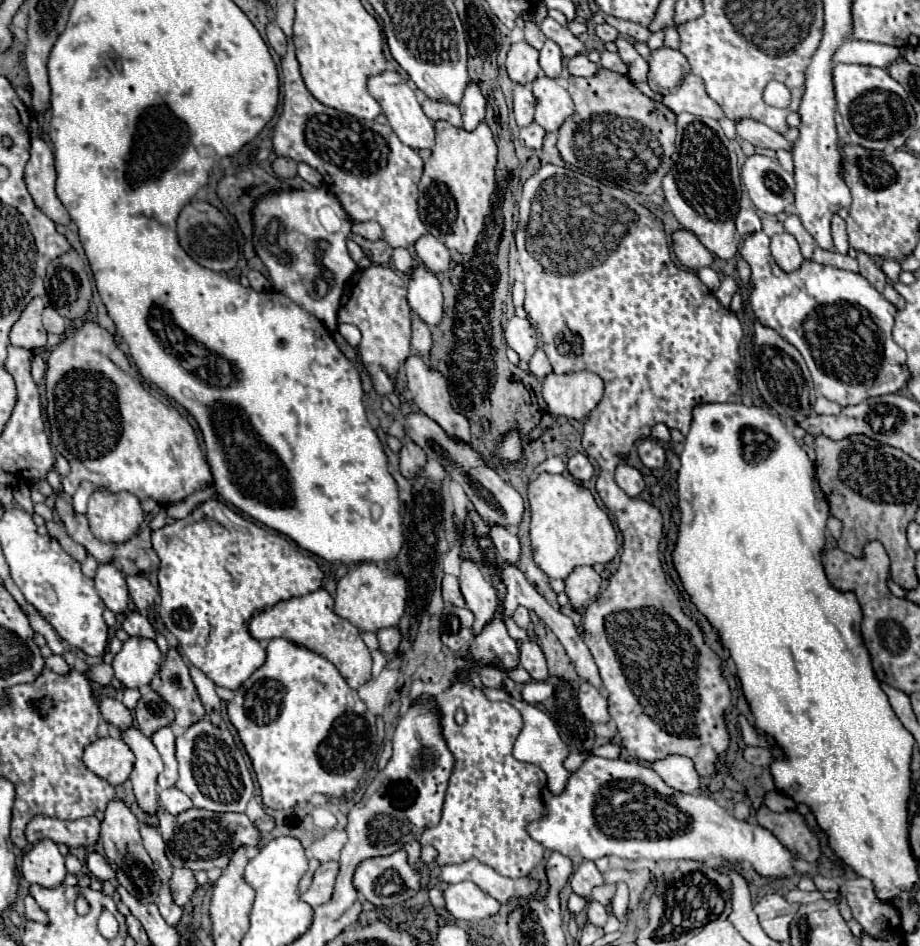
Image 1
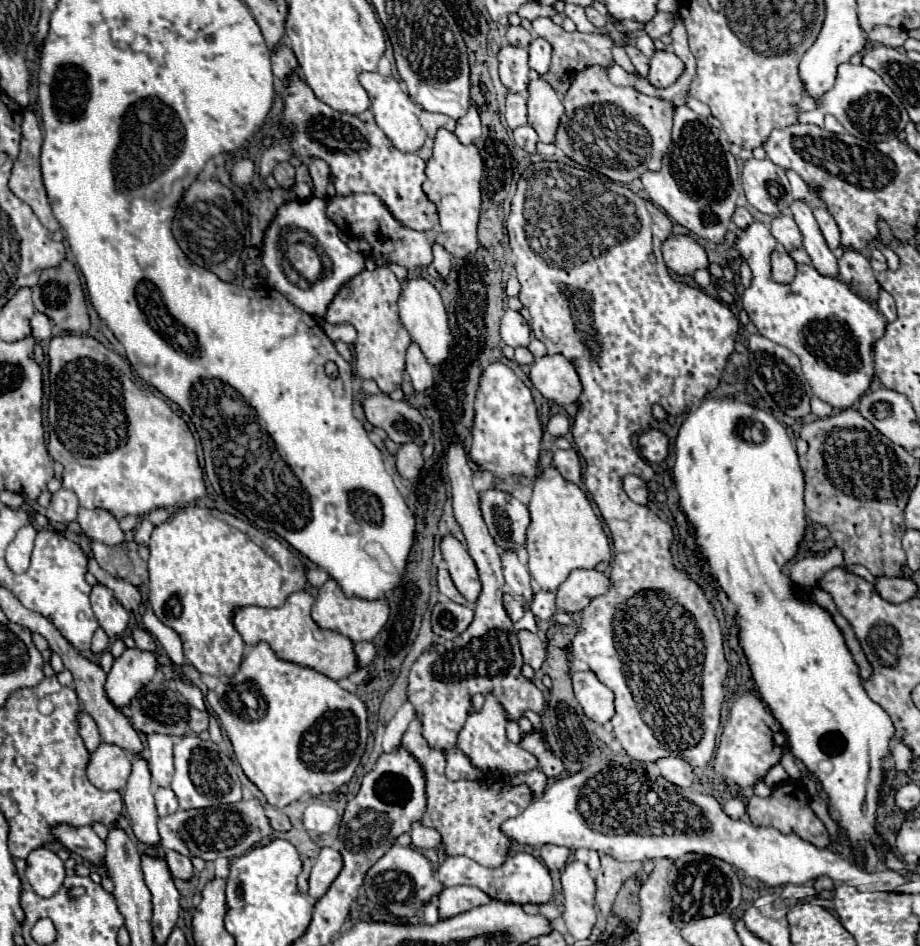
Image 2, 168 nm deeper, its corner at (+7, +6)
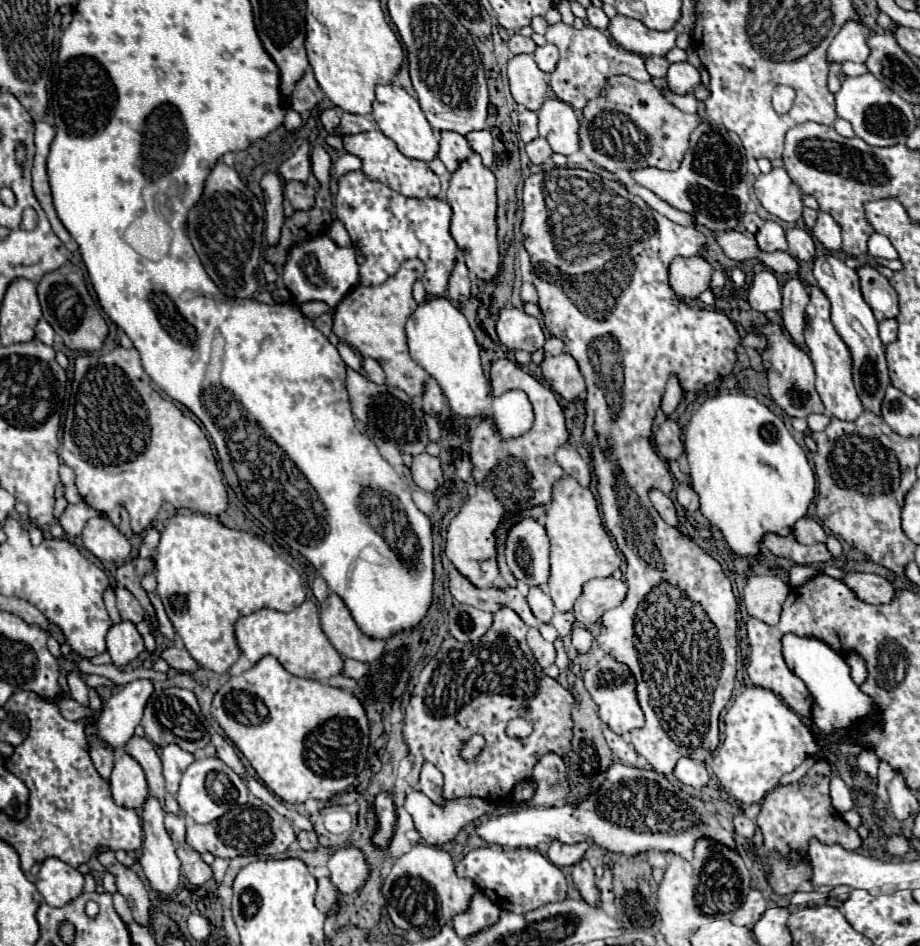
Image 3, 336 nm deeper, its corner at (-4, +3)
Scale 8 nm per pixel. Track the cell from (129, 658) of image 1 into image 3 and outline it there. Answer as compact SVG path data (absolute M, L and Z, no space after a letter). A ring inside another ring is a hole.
M149 679L131 681L119 693L115 693L101 711L97 739L109 745L113 751L125 749L143 717L143 709L151 693L153 683Z

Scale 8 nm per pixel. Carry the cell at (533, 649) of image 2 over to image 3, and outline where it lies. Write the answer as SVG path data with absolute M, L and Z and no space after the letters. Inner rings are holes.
M531 627L529 633L527 633L527 645L531 647L531 651L533 651L533 655L535 655L535 659L537 659L537 663L541 667L549 667L549 665L555 663L555 647L553 647L553 643L545 641L535 627Z

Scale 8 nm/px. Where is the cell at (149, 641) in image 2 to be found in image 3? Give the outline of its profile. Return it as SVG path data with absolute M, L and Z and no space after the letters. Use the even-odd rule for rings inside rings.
M169 647L161 653L161 657L175 669L175 671L183 671L183 673L195 673L199 663L191 659L191 655L185 651L185 647Z

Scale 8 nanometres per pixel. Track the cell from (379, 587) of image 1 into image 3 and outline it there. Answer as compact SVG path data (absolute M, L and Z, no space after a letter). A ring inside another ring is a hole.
M331 593L325 599L325 609L323 603L319 605L319 617L323 633L327 635L331 645L339 651L339 655L361 663L373 663L381 655L385 643L361 635L361 629L353 621L349 609L345 607L339 595Z

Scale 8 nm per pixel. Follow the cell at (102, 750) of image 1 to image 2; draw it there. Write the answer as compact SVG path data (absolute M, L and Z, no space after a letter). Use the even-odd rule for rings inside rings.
M102 742L86 764L88 780L102 790L122 790L126 784L126 776L130 774L130 758L126 750L116 744Z

